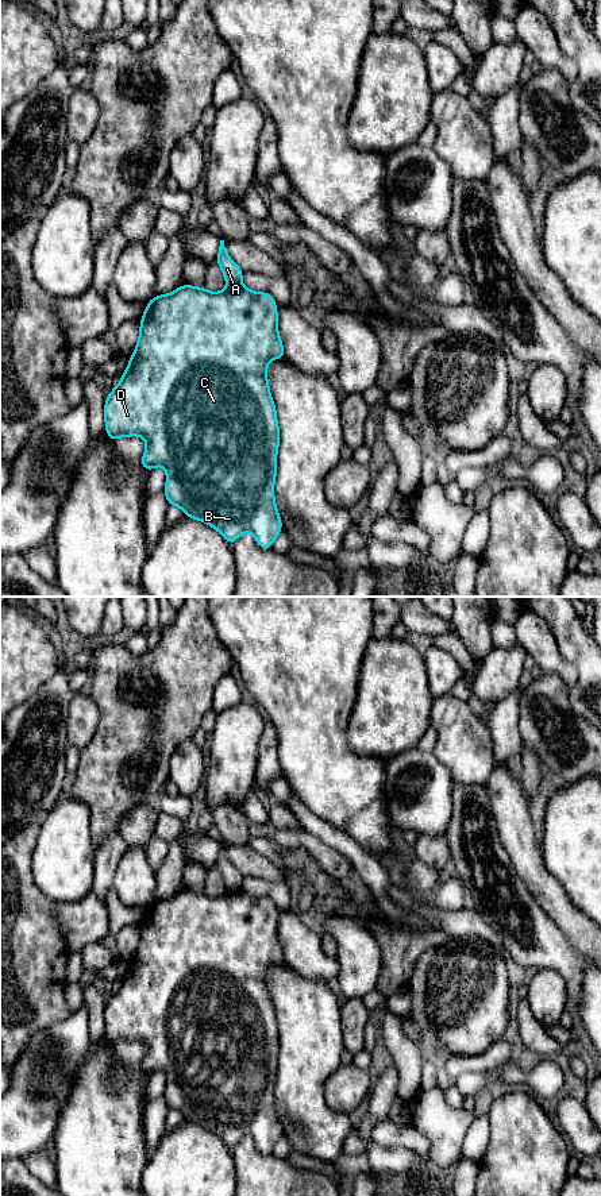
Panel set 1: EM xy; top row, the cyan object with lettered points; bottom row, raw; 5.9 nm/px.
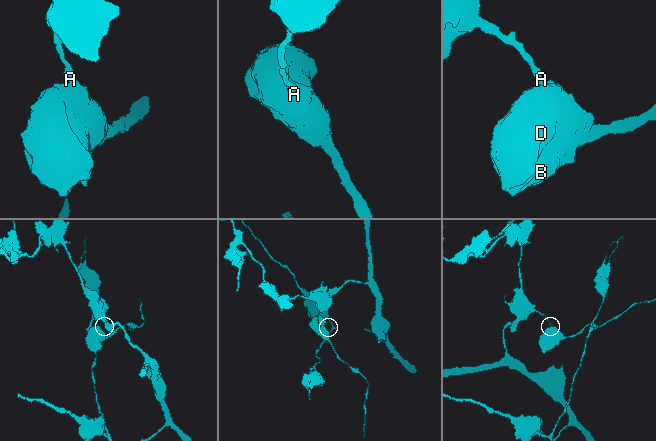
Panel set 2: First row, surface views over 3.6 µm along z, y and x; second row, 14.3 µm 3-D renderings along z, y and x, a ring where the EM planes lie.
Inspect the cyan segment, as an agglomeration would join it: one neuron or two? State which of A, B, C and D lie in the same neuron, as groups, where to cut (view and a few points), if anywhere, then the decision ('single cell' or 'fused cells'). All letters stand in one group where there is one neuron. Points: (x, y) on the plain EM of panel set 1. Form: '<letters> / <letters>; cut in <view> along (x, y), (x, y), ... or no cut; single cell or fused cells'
A / B C D; cut in xy along (241, 887), (228, 891); fused cells

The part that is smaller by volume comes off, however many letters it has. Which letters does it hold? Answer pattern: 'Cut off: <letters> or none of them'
Cut off: B, C, D

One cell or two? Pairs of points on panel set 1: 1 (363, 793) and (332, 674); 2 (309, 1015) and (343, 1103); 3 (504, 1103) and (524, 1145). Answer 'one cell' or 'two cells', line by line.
1: one cell
2: two cells
3: one cell

